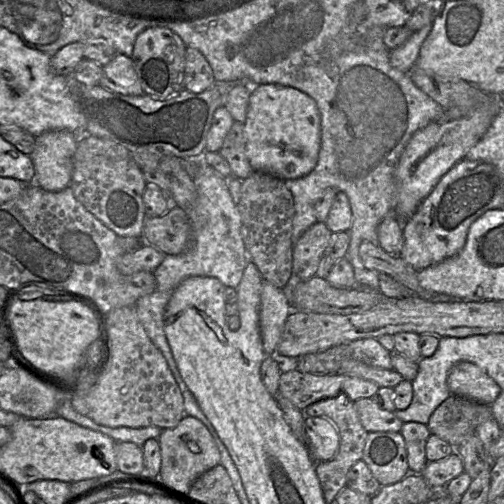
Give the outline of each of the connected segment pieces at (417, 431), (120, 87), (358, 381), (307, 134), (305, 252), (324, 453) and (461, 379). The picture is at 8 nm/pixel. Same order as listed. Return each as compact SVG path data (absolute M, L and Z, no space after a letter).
M415 421L403 422L400 433L405 440L410 472L421 473L428 462L425 446L431 433L427 424Z
M116 54L102 67L100 86L123 95L139 96L144 94L131 57Z
M286 368L279 378L279 393L303 411L325 398L344 395L351 401L371 398L379 386L370 380L342 374L314 374Z
M278 84L256 85L243 126L245 154L254 171L289 180L306 176L315 168L321 146L321 115L307 94Z
M317 222L308 228L295 243L292 272L298 280L309 280L316 276L331 234L325 222Z
M305 417L307 447L315 461L333 459L339 450L340 438L335 425L324 417Z
M461 361L449 371L447 385L451 394L490 405L500 392L500 387L485 370L474 363Z

